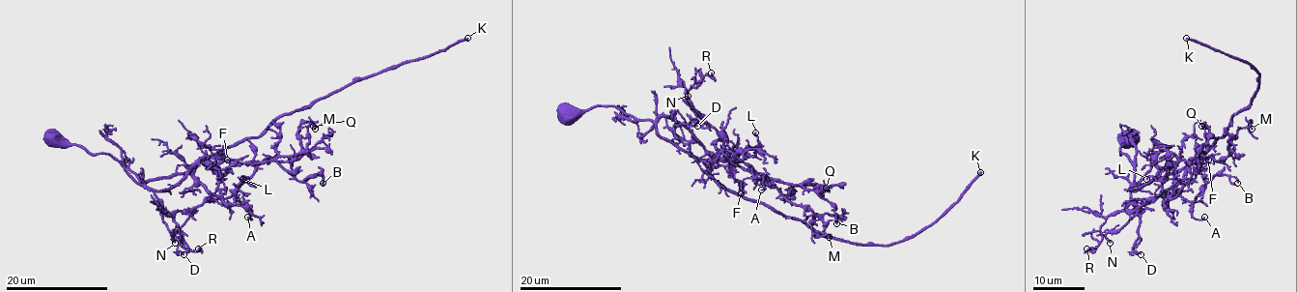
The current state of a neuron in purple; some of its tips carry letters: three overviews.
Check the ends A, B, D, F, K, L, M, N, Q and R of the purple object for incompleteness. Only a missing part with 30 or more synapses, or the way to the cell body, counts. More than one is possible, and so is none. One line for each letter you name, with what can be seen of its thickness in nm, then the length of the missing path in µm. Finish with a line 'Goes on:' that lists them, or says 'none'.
K: Thickness 200 nm. Missing length about 150 µm
Goes on: K

